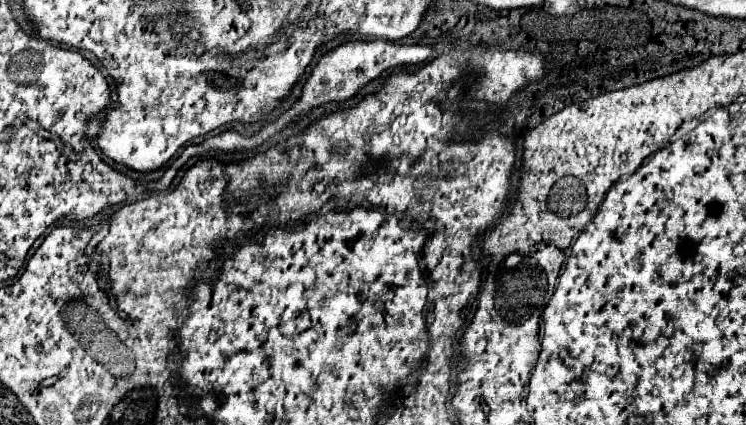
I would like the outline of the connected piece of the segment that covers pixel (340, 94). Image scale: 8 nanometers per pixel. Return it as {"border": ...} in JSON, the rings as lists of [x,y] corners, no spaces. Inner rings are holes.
{"border":[[[349,41],[349,43],[343,43],[335,49],[329,49],[321,55],[319,63],[315,65],[315,69],[311,71],[309,79],[305,81],[305,89],[301,93],[301,97],[295,101],[295,105],[291,109],[287,109],[275,123],[269,123],[269,125],[263,125],[263,129],[251,137],[245,137],[241,135],[239,131],[223,131],[219,135],[215,135],[213,139],[207,141],[207,145],[195,145],[193,151],[183,151],[181,157],[171,165],[167,167],[167,171],[163,173],[163,177],[155,183],[159,183],[163,189],[169,187],[169,183],[173,181],[173,177],[177,175],[177,171],[187,163],[189,157],[193,155],[201,155],[205,151],[211,149],[223,149],[223,151],[235,151],[235,149],[249,149],[249,147],[255,147],[259,143],[263,143],[265,139],[269,139],[273,133],[277,133],[279,129],[283,129],[287,123],[295,121],[301,113],[307,113],[311,107],[317,107],[321,103],[329,103],[329,101],[345,101],[349,97],[353,97],[363,85],[367,85],[369,81],[377,79],[383,71],[395,67],[395,65],[405,65],[405,63],[421,63],[425,61],[427,57],[431,55],[431,47],[425,47],[425,45],[399,45],[399,43],[387,43],[387,41]]]}

